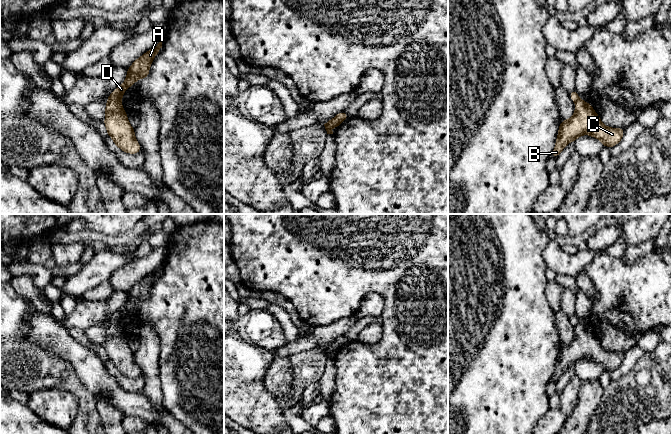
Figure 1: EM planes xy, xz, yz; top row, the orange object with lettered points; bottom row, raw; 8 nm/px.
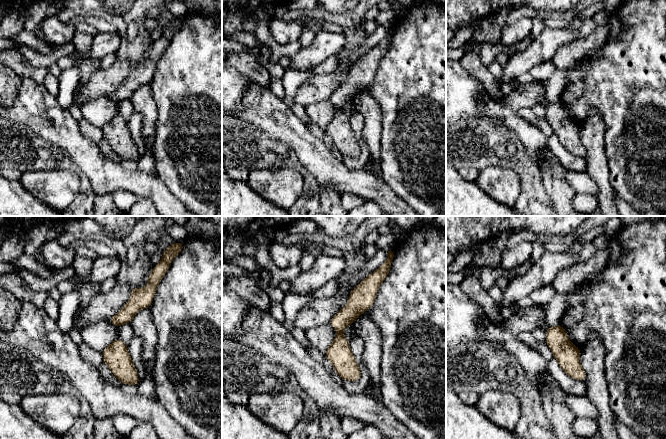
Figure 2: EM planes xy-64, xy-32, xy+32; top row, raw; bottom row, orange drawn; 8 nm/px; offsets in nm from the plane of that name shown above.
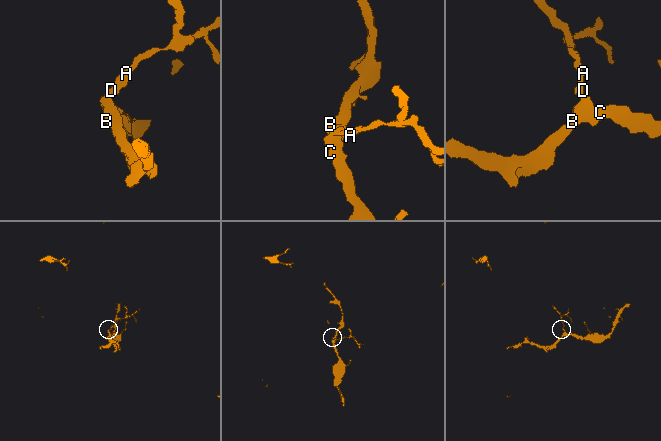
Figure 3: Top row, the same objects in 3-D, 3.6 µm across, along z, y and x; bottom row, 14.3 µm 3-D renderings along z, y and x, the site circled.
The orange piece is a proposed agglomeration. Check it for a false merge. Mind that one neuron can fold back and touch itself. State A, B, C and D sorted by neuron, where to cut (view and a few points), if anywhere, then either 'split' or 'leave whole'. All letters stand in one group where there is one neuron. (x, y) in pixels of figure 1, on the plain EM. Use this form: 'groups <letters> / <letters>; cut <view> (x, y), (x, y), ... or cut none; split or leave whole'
groups A D / B C; cut xy (108, 323), (115, 324), (121, 328); split

